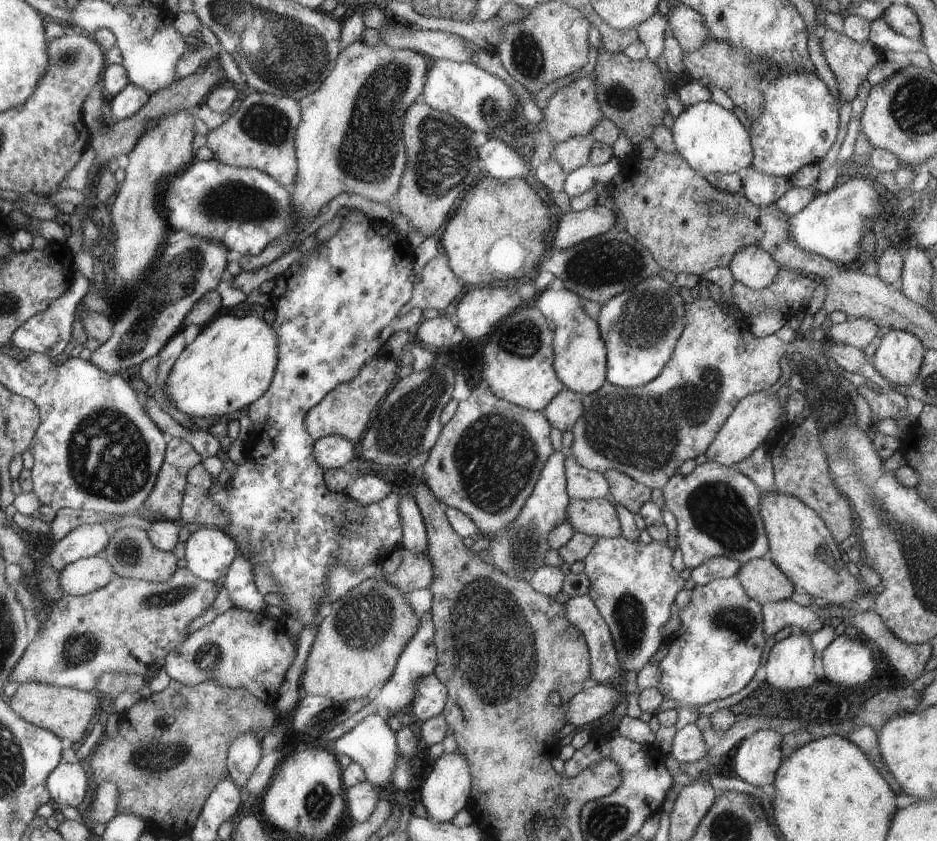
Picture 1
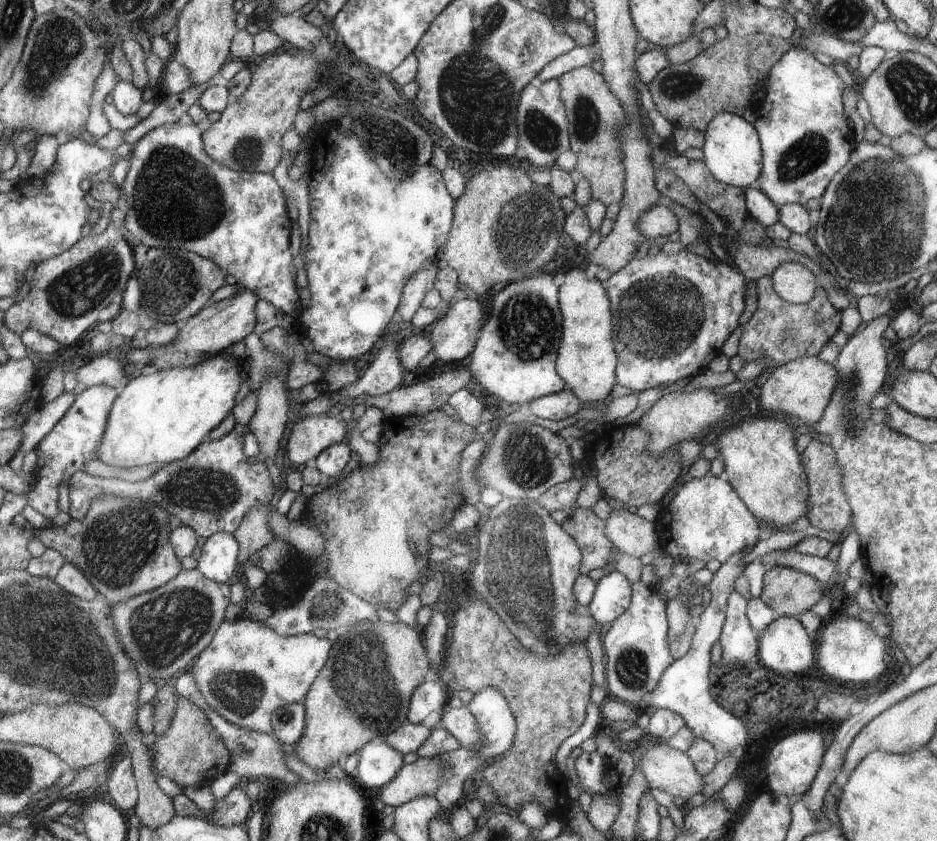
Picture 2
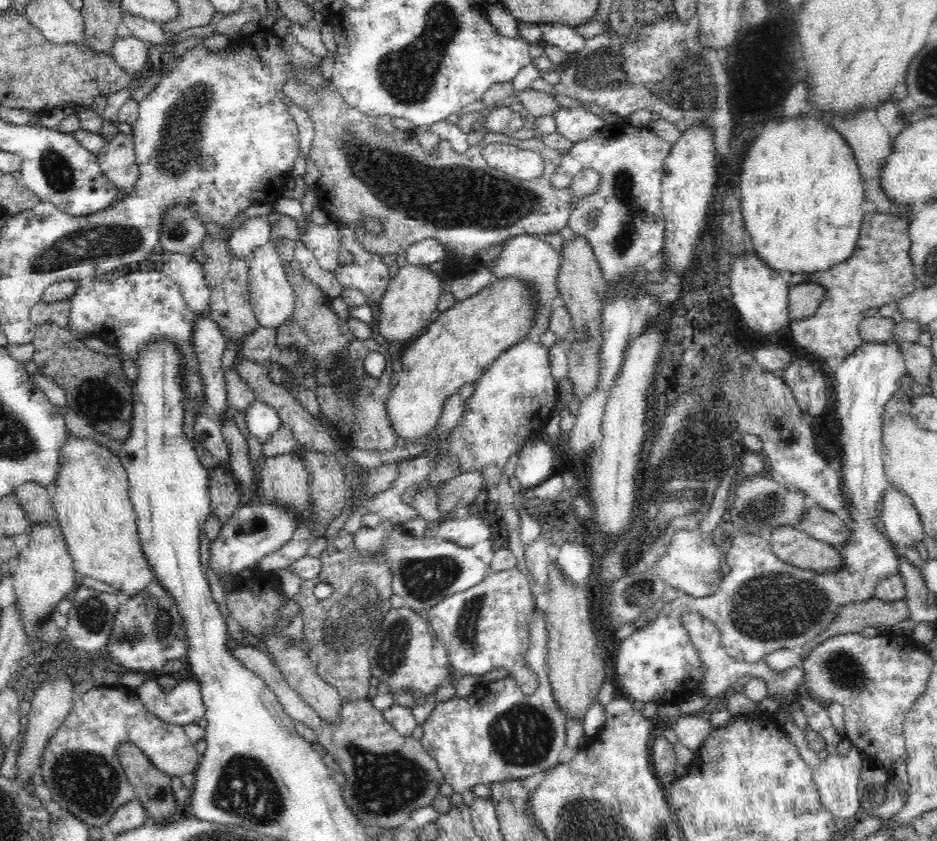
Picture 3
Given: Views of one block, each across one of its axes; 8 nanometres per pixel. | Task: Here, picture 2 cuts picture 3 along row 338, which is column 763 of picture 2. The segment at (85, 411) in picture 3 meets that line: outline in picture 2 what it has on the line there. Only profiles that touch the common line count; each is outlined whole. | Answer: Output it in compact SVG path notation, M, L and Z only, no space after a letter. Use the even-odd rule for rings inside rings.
M756 33L756 34L746 35L743 37L727 35L726 38L724 38L723 40L716 41L707 50L704 50L704 52L698 54L696 58L693 58L692 60L689 60L688 62L682 64L670 65L666 67L664 70L661 70L657 74L657 77L648 85L649 91L652 94L653 101L658 107L658 110L667 120L669 120L670 123L674 125L676 130L695 128L696 130L700 130L700 132L705 132L705 130L709 127L711 121L714 120L716 116L722 113L732 113L742 117L745 111L747 110L749 104L751 105L755 104L752 100L752 96L756 93L754 91L754 88L756 88L756 82L758 82L758 80L764 82L764 78L769 74L770 70L774 68L774 66L778 64L780 60L782 60L782 58L786 54L786 51L789 51L792 47L794 47L793 40L783 39L782 37L777 37L777 36L770 36L769 34L766 33Z

